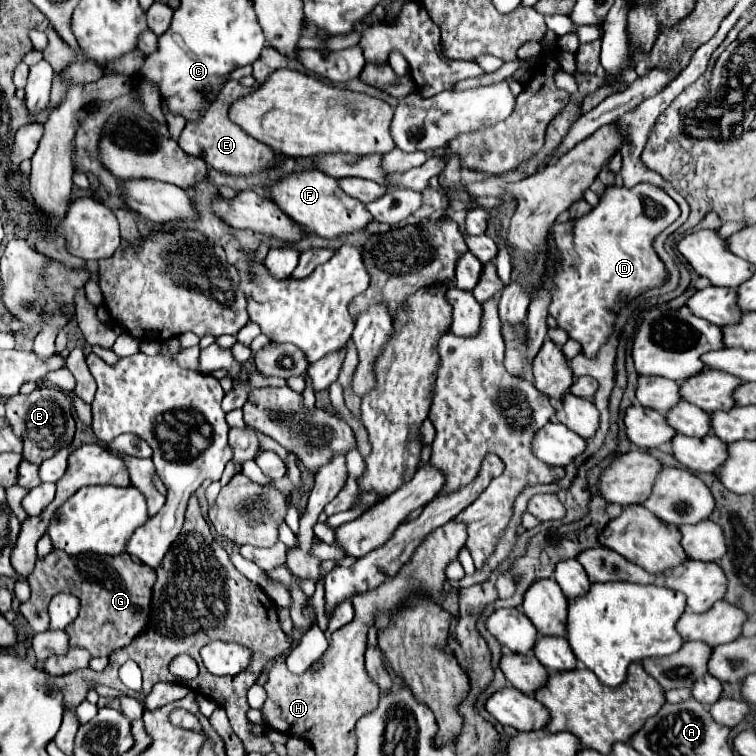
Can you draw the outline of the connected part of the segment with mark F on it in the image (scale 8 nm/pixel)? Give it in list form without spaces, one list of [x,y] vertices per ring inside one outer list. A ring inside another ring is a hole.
[[[315,169],[311,173],[287,175],[279,183],[265,189],[265,195],[271,197],[295,223],[299,223],[307,231],[313,231],[313,233],[317,233],[321,237],[327,237],[327,239],[337,239],[341,235],[361,231],[373,221],[371,213],[367,211],[367,207],[359,199],[349,197],[339,187],[337,179],[325,175],[319,169]]]

